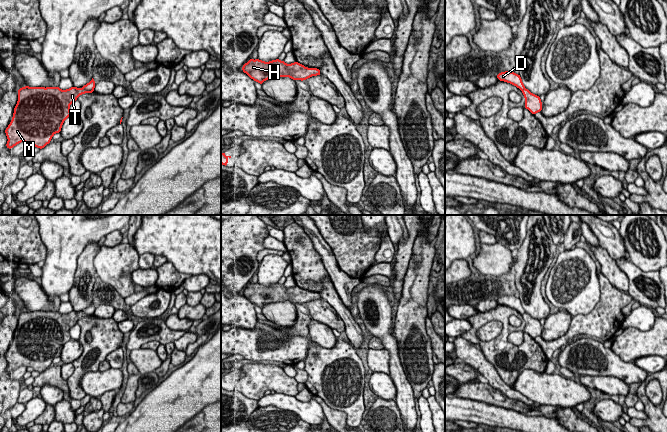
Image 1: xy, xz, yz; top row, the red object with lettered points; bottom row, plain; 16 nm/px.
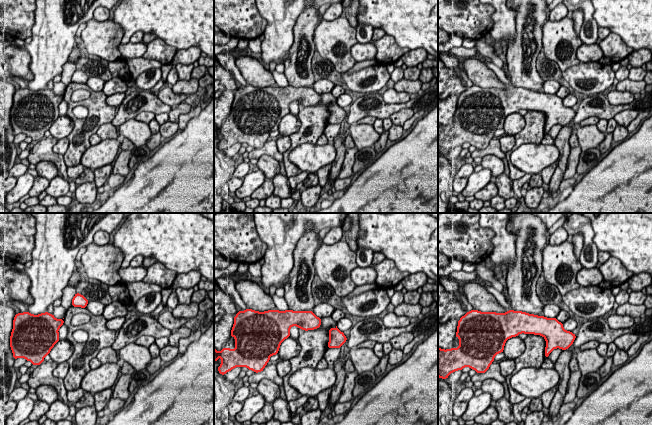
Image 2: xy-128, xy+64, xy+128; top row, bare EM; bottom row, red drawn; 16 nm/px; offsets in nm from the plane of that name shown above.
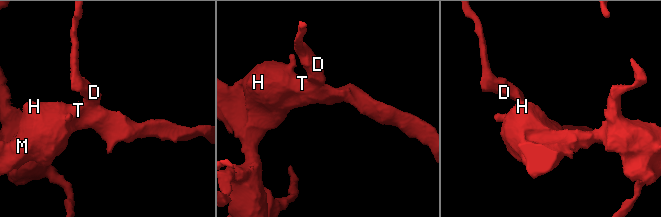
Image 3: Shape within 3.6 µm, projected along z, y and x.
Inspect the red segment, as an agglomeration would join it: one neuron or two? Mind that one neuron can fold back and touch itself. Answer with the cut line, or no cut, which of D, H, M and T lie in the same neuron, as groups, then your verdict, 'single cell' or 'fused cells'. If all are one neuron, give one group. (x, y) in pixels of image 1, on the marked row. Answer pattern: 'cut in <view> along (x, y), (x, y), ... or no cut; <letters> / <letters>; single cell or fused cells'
cut in xy along (83, 87), (93, 90); D / H M T; fused cells

